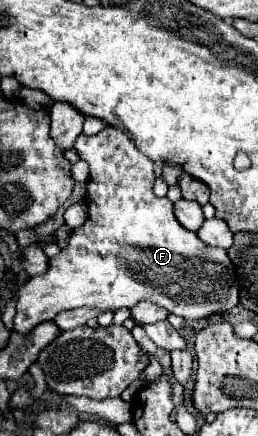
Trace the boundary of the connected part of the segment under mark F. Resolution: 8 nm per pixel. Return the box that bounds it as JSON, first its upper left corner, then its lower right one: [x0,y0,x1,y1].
[16,129,238,335]

